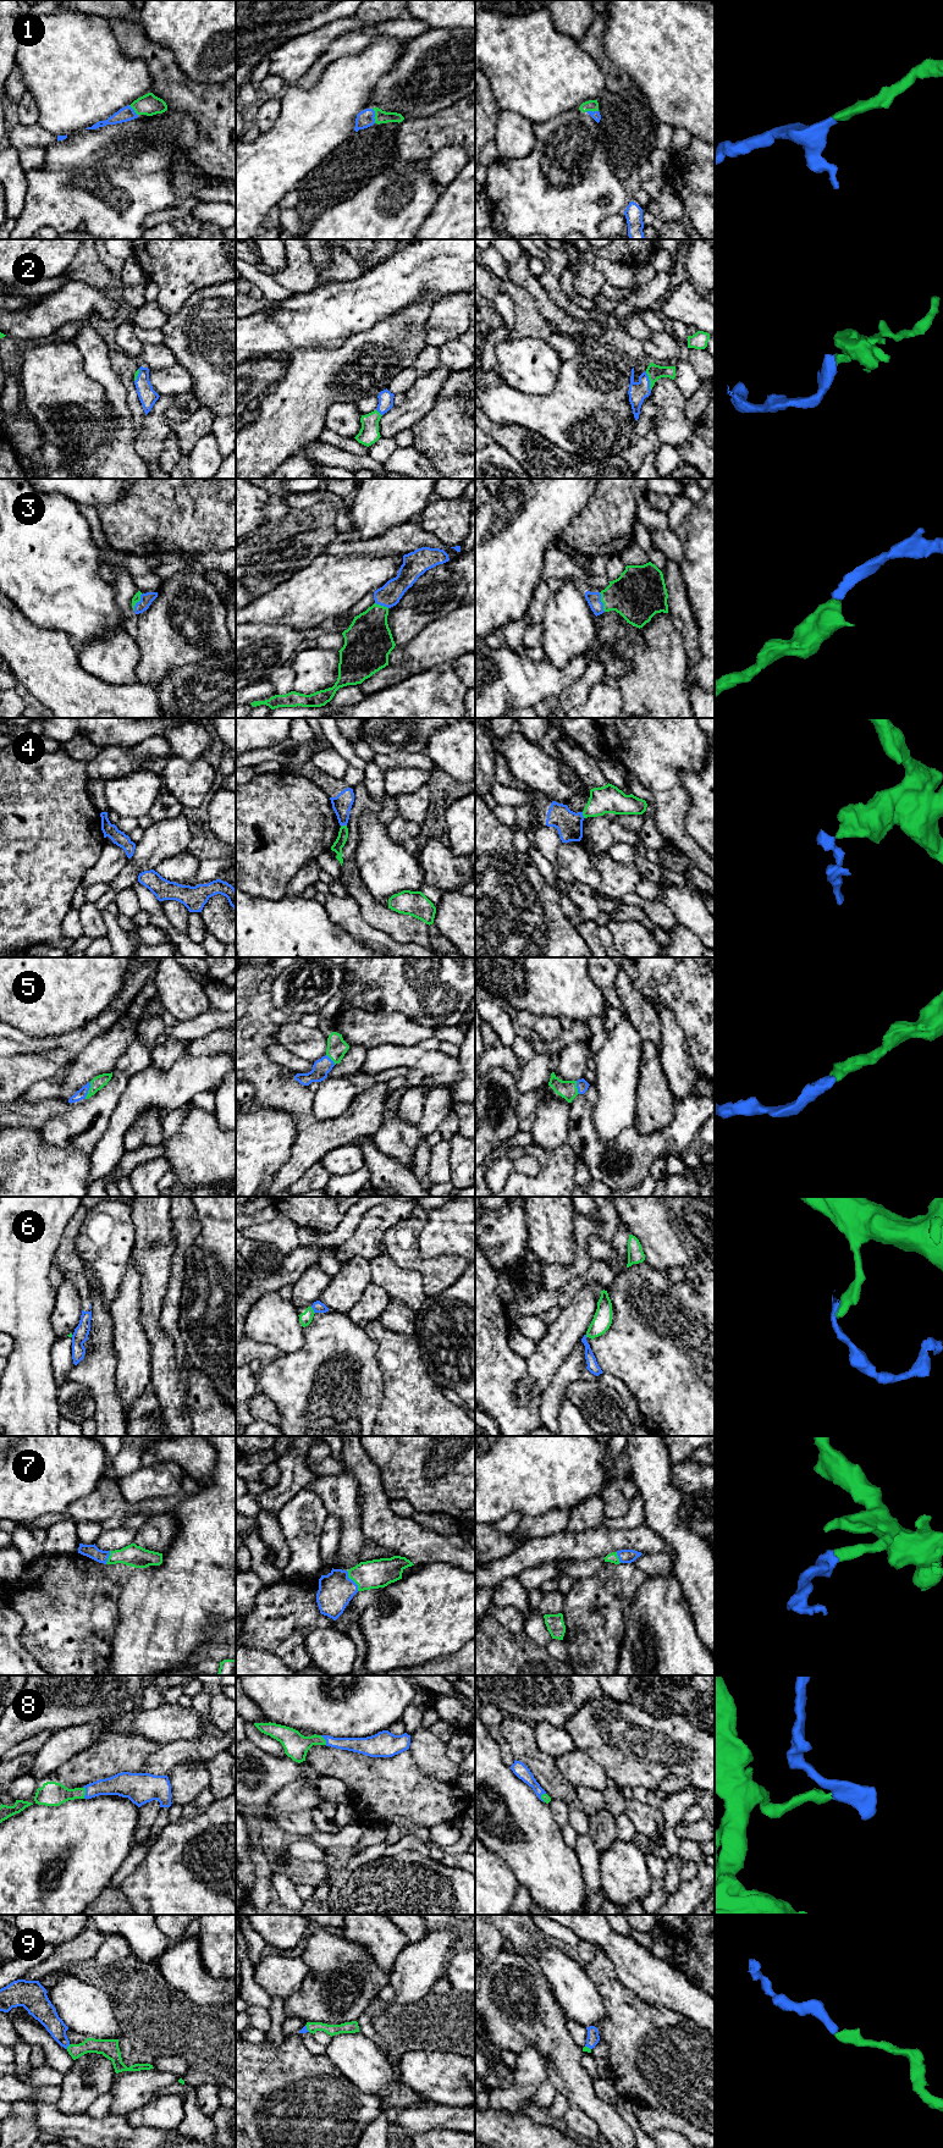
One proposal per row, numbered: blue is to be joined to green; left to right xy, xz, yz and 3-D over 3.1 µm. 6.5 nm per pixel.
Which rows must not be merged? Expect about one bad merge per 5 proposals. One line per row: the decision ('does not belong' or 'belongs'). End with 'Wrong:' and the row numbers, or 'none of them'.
1: belongs
2: belongs
3: belongs
4: does not belong
5: belongs
6: does not belong
7: belongs
8: belongs
9: belongs
Wrong: 4, 6

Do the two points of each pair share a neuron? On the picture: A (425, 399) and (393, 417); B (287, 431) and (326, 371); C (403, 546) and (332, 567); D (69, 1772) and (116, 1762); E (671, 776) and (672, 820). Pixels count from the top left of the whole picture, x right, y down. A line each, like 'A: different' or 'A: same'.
A: same
B: same
C: different
D: same
E: same

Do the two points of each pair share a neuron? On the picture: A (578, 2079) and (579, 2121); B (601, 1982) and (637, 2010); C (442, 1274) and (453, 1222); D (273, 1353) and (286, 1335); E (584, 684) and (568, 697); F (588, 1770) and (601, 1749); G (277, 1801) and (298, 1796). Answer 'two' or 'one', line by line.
A: two
B: one
C: two
D: two
E: one
F: two
G: one

